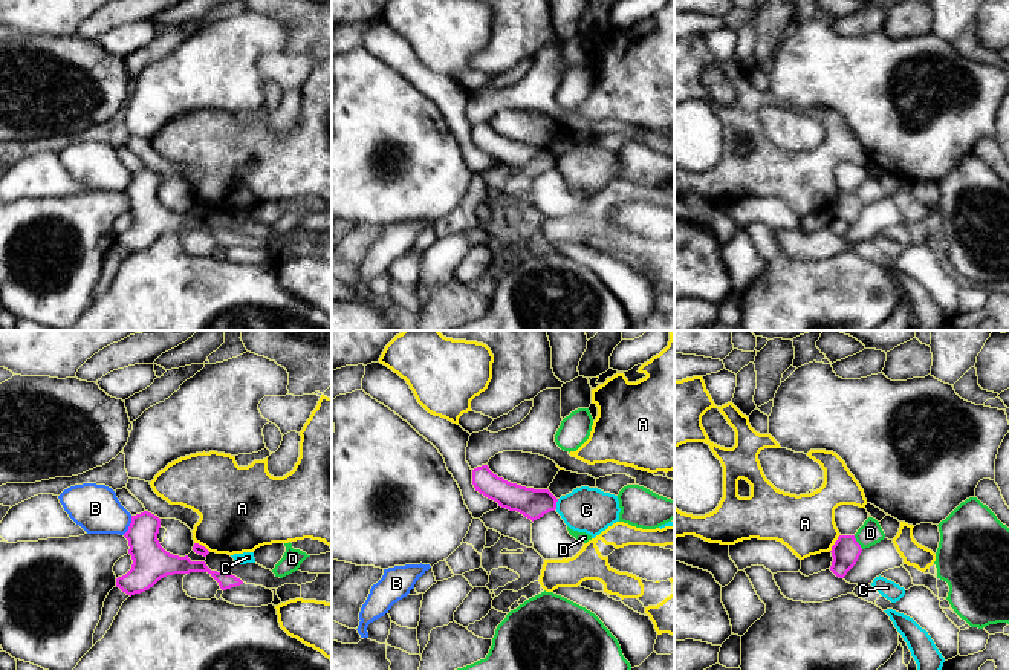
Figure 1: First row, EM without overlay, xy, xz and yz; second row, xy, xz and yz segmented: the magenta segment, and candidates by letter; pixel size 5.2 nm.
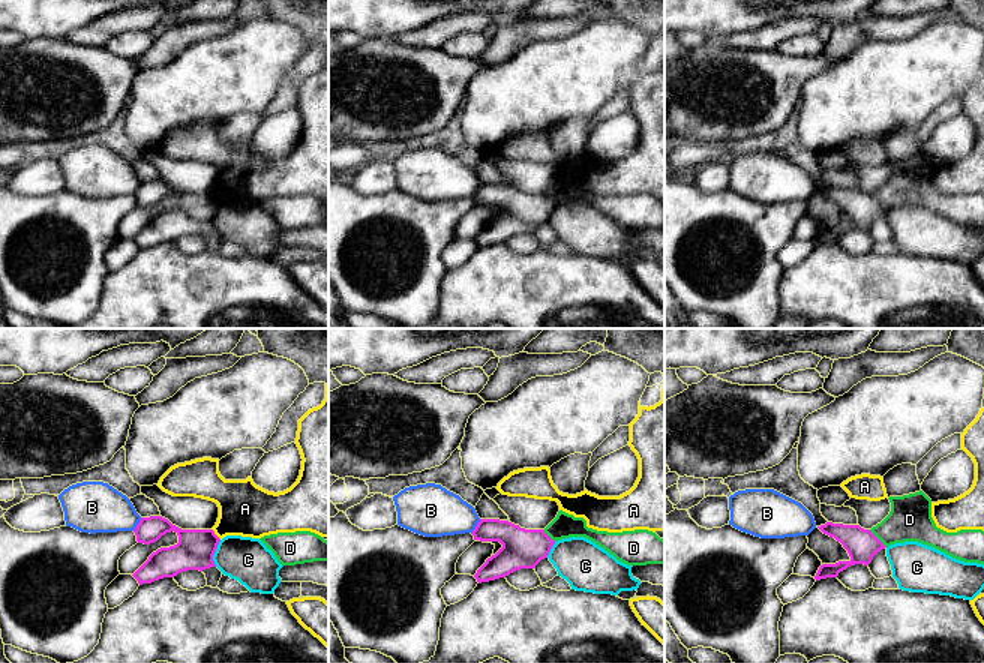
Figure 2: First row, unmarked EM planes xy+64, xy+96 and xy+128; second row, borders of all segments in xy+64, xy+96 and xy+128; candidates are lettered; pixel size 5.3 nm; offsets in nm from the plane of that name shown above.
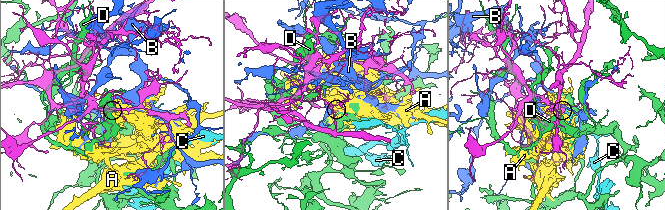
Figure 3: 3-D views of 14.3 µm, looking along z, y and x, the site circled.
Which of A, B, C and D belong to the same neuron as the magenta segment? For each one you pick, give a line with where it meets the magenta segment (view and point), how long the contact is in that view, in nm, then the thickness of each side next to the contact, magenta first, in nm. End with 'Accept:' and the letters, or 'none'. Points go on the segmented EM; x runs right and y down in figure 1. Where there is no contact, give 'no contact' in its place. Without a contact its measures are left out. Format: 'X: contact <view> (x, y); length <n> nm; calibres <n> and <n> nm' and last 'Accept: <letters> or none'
Accept: none

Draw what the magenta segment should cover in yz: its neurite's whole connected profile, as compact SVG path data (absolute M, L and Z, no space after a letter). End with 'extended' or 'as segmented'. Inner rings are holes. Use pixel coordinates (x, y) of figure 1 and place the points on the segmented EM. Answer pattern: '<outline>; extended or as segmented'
M839 535L830 552L833 557L830 571L836 577L844 578L847 572L856 564L862 548L856 542L855 535Z; as segmented

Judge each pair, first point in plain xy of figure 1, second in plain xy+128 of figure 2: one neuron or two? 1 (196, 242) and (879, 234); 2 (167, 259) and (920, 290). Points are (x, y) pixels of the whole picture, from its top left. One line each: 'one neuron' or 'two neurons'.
1: two neurons
2: one neuron

